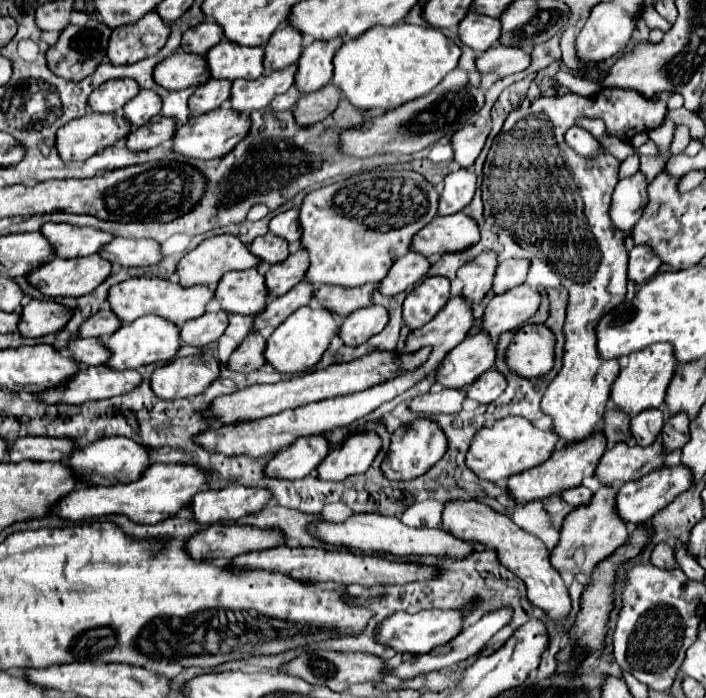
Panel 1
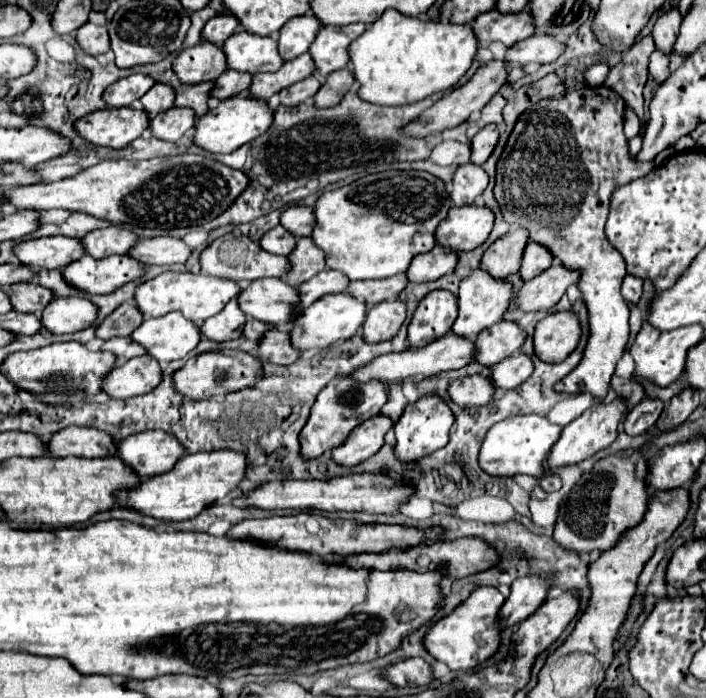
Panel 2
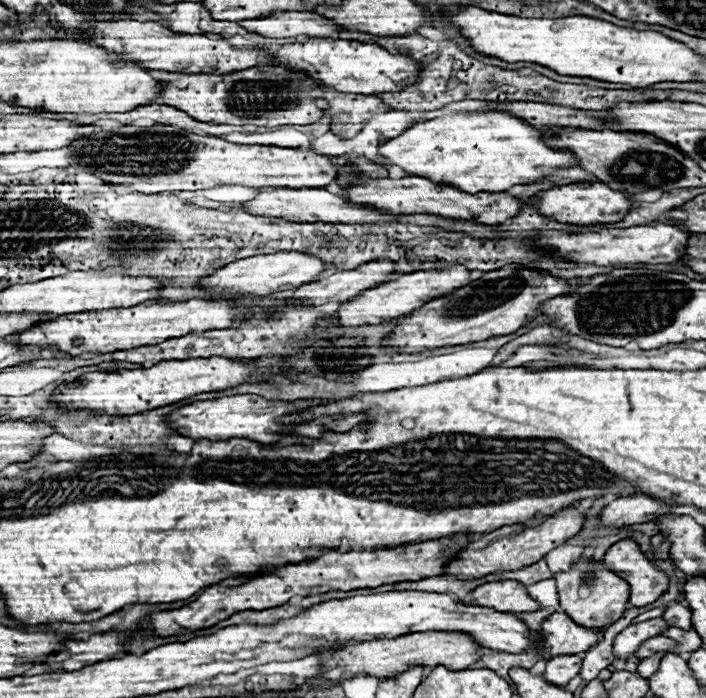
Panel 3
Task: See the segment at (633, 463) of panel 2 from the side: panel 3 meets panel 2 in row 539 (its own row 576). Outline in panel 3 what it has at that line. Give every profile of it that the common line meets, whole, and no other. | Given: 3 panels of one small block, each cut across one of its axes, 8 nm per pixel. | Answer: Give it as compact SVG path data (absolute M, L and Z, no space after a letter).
M578 560L570 570L554 574L554 580L558 584L558 596L560 606L574 622L584 626L606 626L614 624L622 612L628 608L630 598L630 584L604 568L604 562L598 560Z

